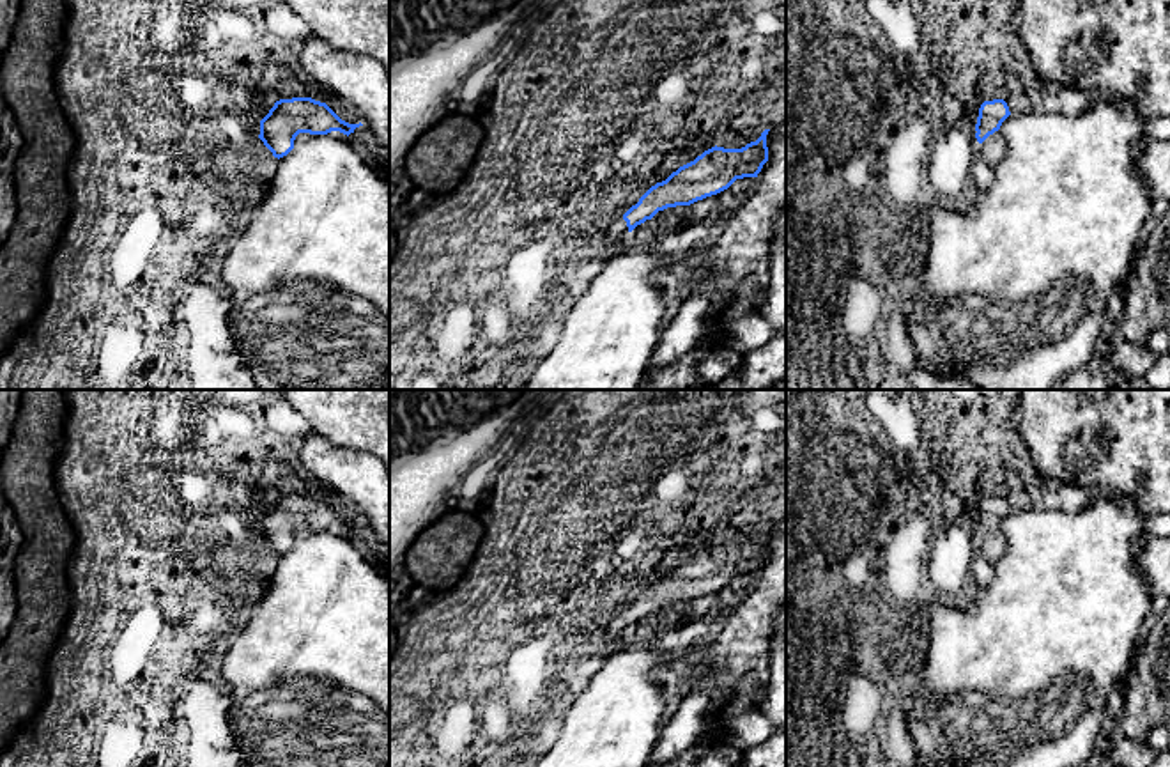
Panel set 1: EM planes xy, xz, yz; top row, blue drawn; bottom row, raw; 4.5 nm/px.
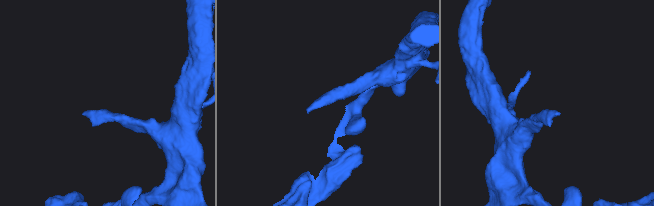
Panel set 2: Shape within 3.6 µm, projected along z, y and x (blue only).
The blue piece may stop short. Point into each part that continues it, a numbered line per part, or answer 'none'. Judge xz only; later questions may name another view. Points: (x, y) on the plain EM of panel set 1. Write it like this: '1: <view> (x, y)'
1: xz (618, 627)

